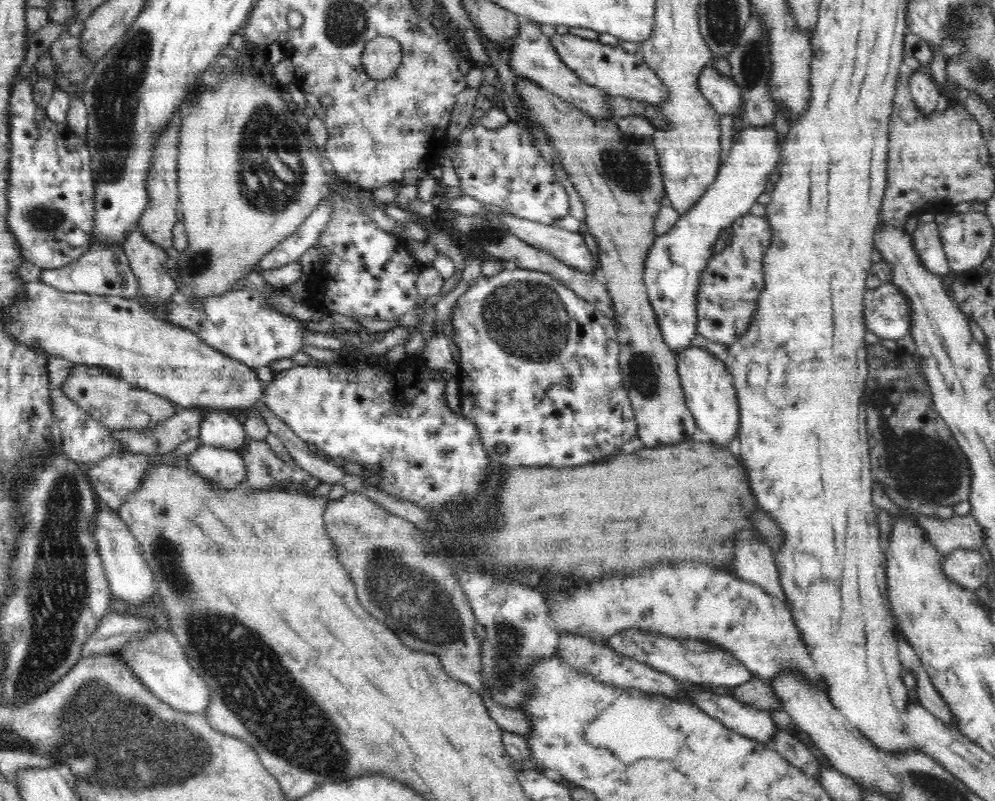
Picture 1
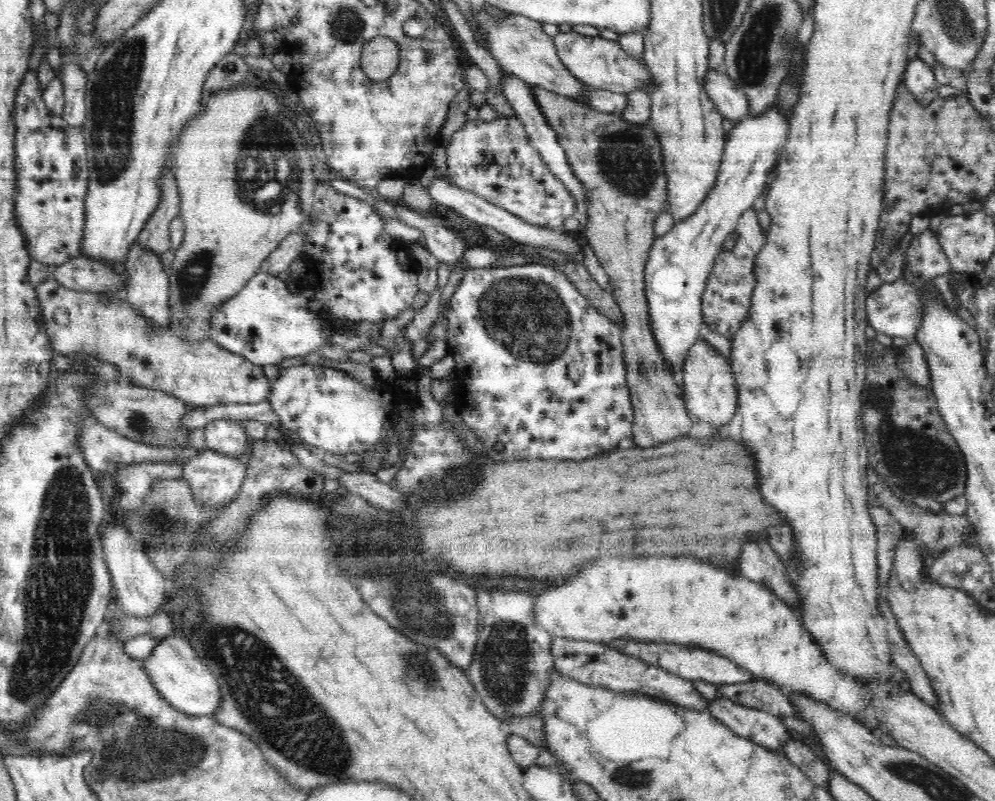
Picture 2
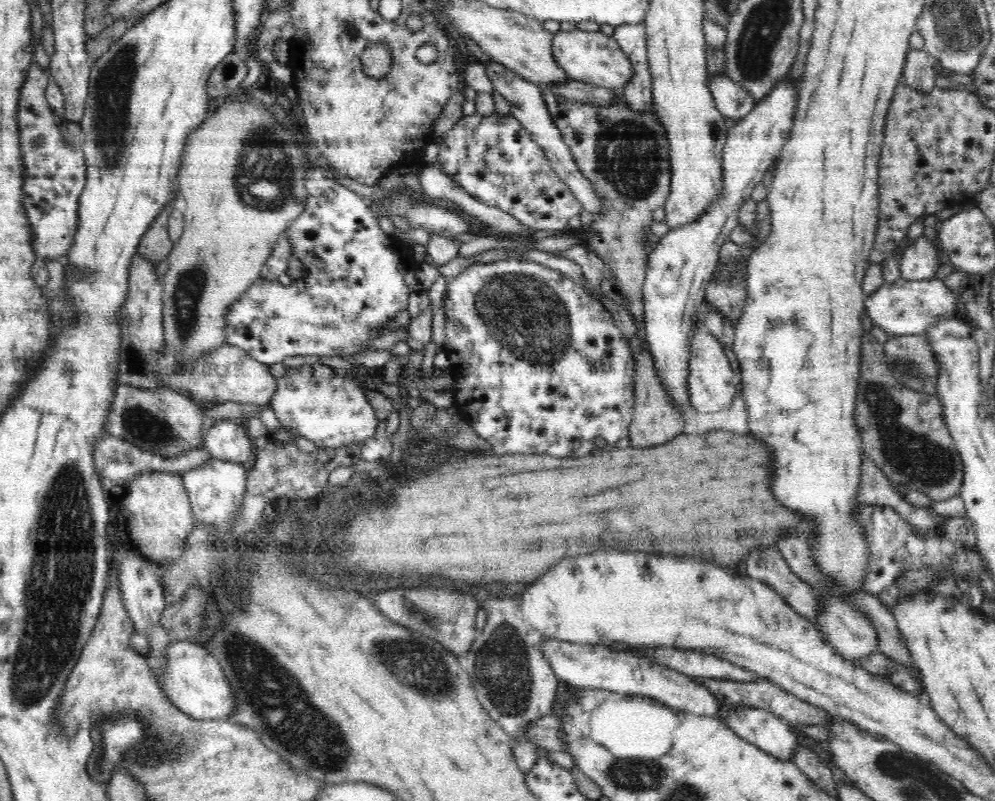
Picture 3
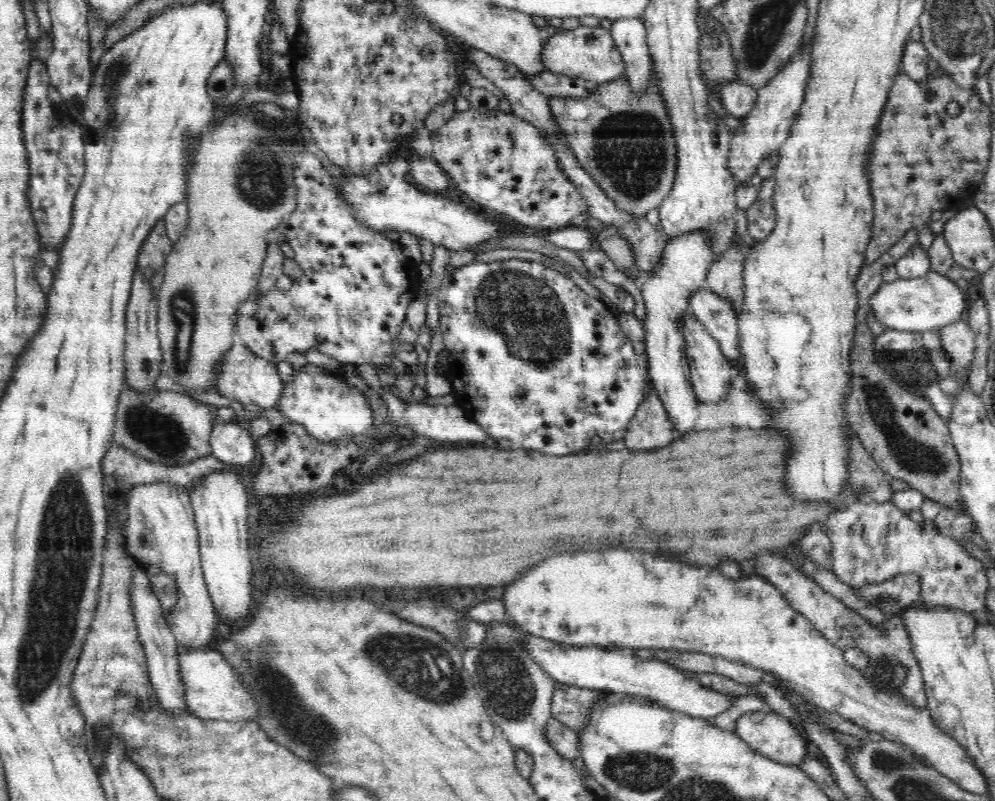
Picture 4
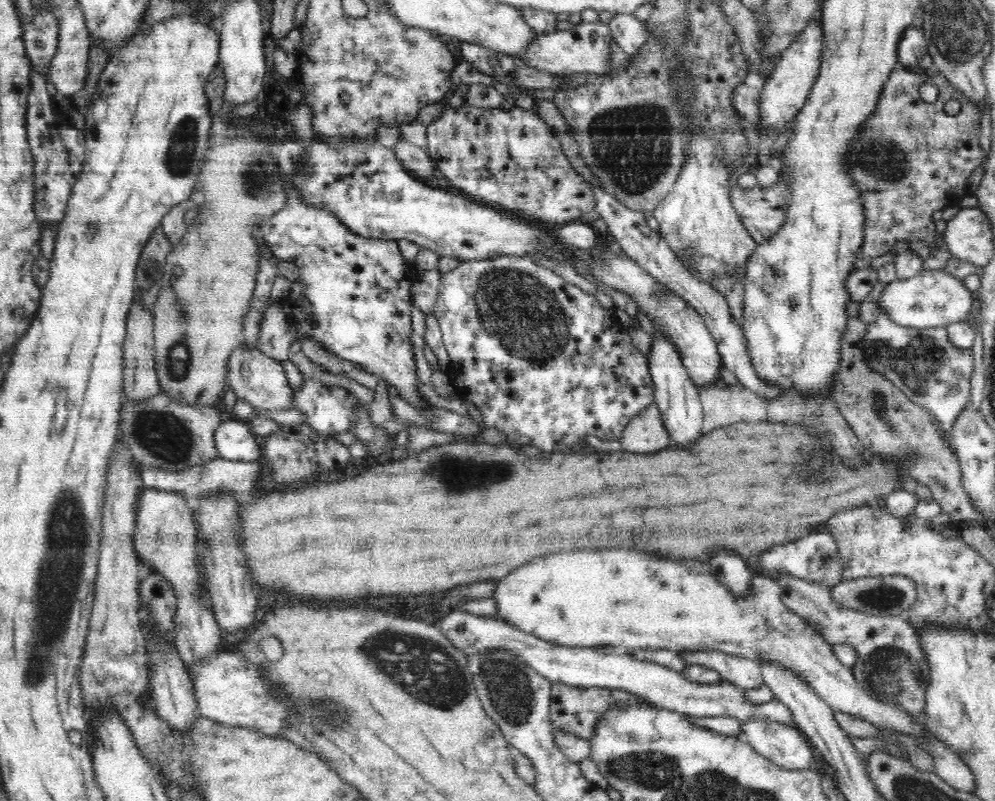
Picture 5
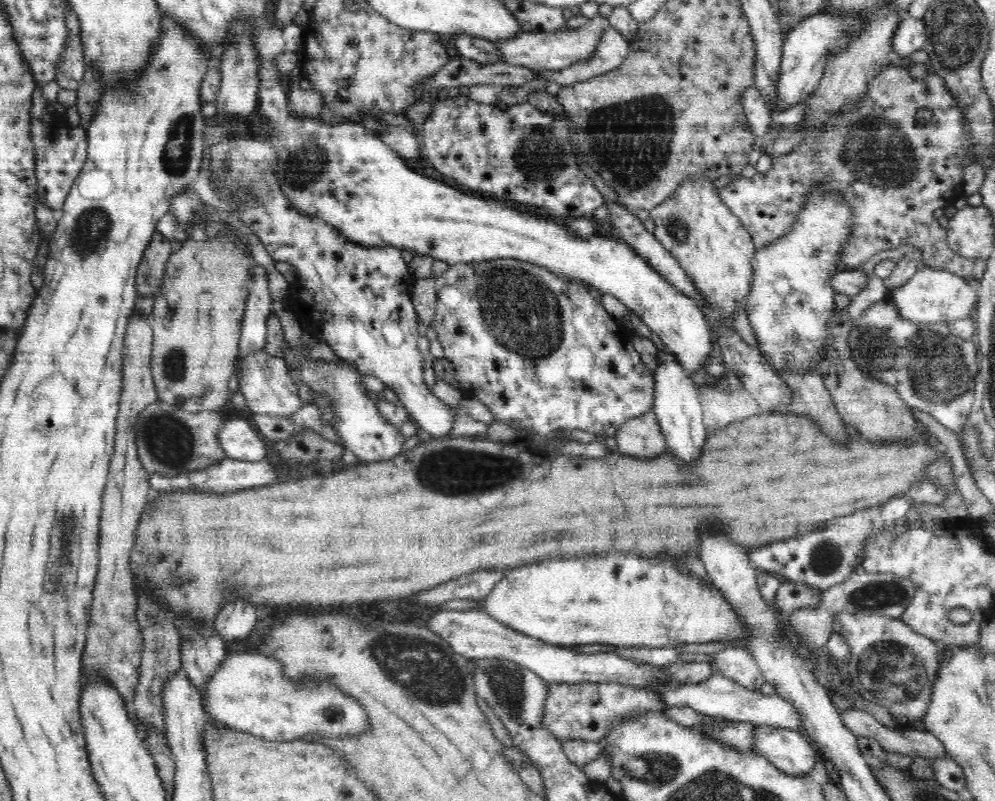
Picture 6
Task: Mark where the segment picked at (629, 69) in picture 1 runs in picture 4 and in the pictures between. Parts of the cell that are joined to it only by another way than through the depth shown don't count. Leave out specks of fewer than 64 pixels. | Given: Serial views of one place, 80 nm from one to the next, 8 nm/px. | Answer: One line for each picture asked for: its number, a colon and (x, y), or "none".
2: (597, 62)
3: (594, 57)
4: (587, 52)

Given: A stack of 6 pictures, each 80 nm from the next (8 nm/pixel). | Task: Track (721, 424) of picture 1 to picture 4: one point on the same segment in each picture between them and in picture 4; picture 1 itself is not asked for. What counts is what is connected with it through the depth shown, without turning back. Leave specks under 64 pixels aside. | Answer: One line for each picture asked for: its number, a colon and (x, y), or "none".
2: (710, 392)
3: (712, 384)
4: (711, 374)

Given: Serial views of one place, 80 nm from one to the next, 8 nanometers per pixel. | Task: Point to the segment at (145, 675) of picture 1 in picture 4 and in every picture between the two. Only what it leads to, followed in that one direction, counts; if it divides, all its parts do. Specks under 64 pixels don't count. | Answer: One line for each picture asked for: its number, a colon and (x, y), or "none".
2: (190, 685)
3: (193, 679)
4: (213, 690)

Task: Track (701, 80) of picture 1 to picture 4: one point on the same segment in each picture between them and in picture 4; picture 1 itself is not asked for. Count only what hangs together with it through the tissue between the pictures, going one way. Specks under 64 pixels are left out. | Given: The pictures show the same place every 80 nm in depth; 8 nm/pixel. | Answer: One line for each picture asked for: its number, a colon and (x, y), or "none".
2: (731, 102)
3: (733, 101)
4: (739, 98)

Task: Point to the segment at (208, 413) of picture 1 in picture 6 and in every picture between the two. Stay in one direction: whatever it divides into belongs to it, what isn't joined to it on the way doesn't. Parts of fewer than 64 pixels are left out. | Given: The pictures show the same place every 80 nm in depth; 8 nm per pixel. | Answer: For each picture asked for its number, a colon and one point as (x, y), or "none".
2: (226, 436)
3: (228, 440)
4: (231, 442)
5: (235, 441)
6: (239, 440)

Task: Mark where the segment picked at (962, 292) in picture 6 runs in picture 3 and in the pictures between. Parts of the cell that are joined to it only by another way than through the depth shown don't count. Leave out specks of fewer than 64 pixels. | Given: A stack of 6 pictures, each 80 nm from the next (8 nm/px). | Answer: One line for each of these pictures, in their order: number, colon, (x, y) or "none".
3: (904, 307)
4: (929, 302)
5: (932, 298)

